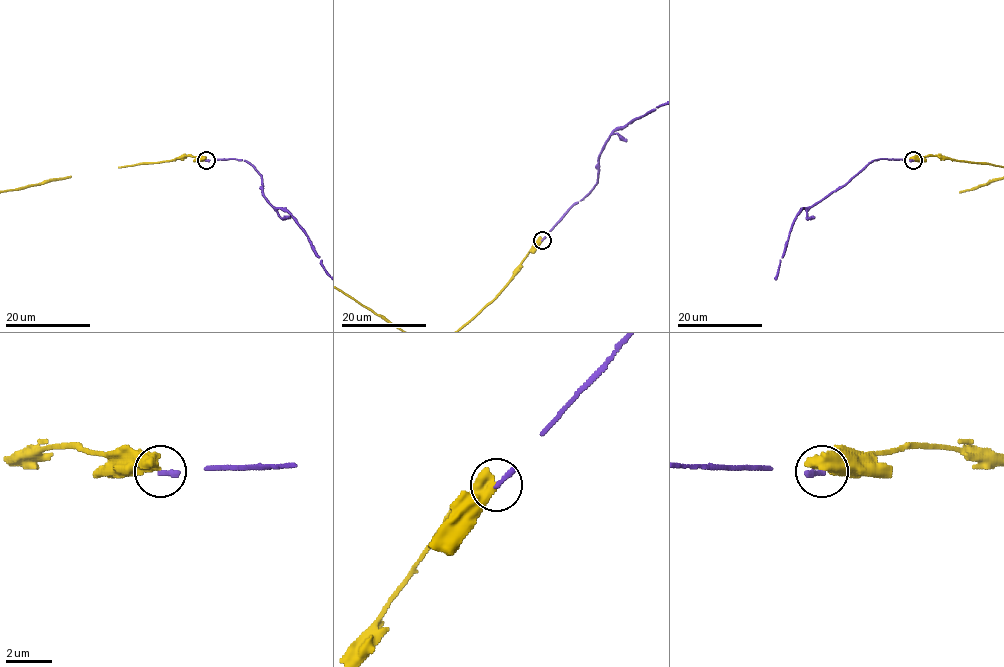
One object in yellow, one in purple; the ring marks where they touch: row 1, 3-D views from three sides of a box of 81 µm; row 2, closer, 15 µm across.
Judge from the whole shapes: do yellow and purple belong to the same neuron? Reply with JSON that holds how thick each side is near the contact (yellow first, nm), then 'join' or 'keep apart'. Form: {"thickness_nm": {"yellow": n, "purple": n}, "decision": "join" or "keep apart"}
{"thickness_nm": {"yellow": 650, "purple": 240}, "decision": "keep apart"}

